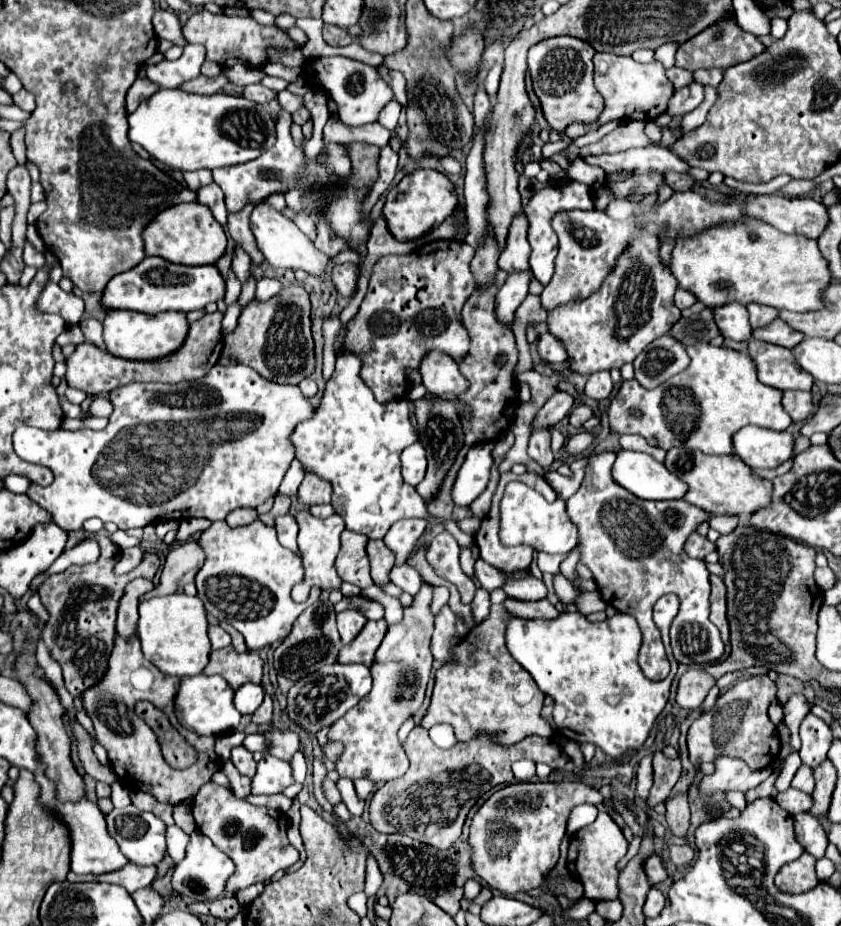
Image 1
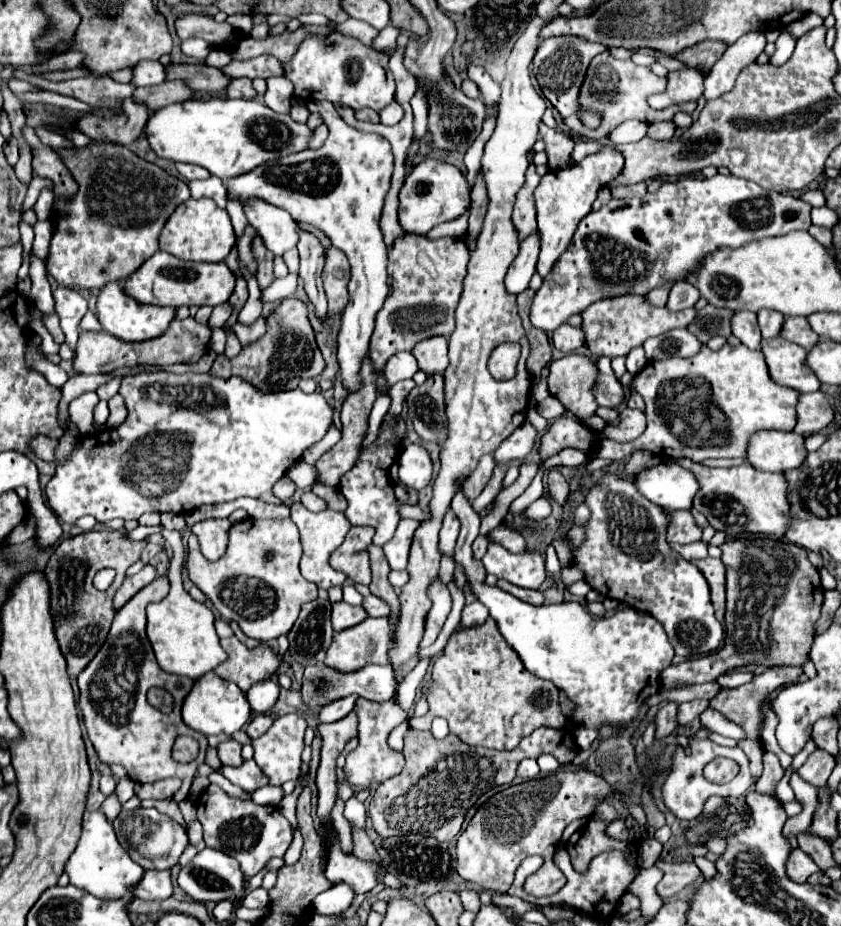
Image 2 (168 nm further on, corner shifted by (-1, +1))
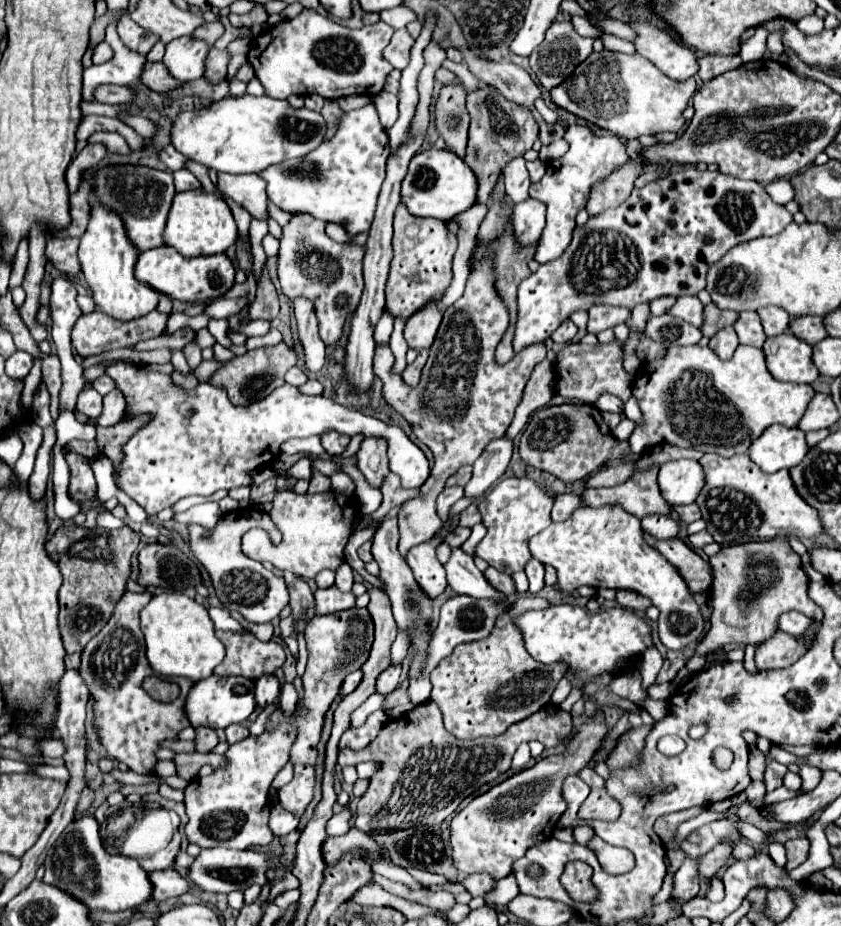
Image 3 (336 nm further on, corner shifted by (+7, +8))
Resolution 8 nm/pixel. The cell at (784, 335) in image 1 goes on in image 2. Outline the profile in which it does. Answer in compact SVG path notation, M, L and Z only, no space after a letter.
M789 317L789 319L785 319L781 337L805 347L807 351L811 351L813 345L817 345L817 341L819 341L819 335L811 329L811 325L809 325L809 321L805 317Z

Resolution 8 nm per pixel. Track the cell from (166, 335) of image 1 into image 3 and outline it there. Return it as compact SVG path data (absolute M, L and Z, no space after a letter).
M95 202L91 206L89 226L81 236L79 262L83 268L83 276L87 280L87 286L93 292L93 300L97 308L121 322L147 316L157 308L157 302L159 302L159 292L149 290L149 286L145 284L139 284L133 276L133 266L137 256L139 256L137 248L133 248L133 244L127 242L127 234L121 218L115 216L105 206L101 206L99 202Z

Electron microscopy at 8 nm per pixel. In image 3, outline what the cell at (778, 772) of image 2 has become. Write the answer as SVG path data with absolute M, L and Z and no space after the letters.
M767 760L767 768L765 768L765 786L767 786L767 792L773 792L775 788L783 786L783 776L787 772L787 766L779 764L777 760Z

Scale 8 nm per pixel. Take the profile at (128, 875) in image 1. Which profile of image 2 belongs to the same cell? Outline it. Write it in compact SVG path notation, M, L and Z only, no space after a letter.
M145 871L141 883L133 889L133 895L143 901L163 901L173 895L173 883L169 871Z

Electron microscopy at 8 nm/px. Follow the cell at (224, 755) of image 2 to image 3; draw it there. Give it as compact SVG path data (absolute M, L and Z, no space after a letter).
M197 728L197 738L195 738L195 742L197 742L197 752L211 752L211 750L217 746L219 738L217 738L215 730Z

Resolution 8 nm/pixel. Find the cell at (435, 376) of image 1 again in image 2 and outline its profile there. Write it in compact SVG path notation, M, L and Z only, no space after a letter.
M427 337L425 341L419 341L411 353L415 355L419 369L423 369L427 375L443 373L449 365L445 337Z

